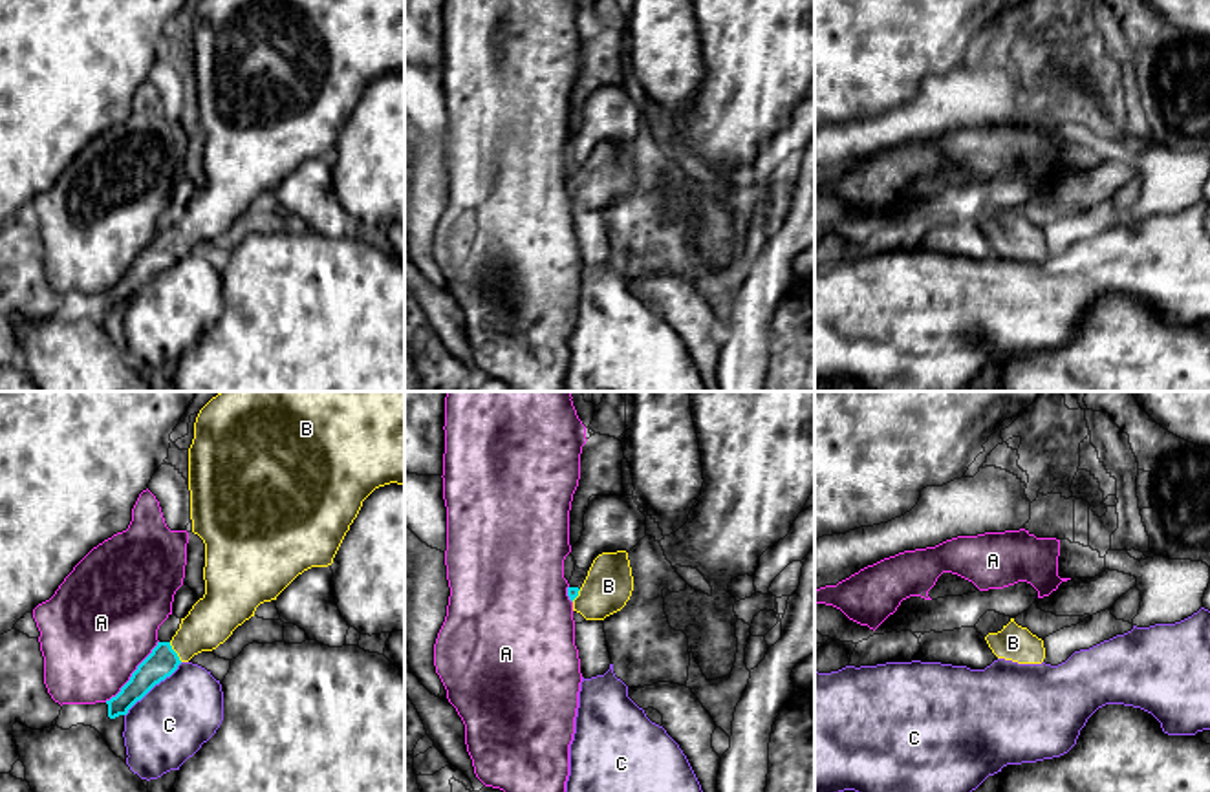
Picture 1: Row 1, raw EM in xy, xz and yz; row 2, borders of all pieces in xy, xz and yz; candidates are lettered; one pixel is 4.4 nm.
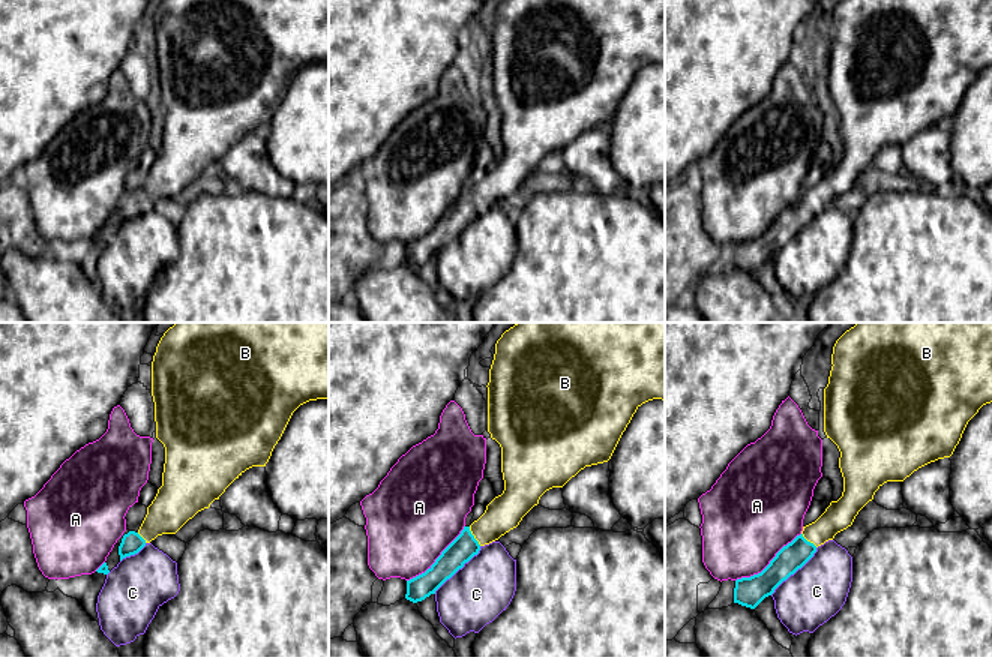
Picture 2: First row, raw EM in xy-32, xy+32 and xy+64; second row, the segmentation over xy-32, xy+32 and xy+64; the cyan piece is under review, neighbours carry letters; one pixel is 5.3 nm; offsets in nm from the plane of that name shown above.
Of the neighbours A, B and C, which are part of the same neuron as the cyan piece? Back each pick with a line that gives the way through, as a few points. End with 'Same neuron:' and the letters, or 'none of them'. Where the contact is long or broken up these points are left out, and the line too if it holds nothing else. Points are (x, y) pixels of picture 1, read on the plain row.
B: way xy (163, 251), (174, 242), (213, 209)
Same neuron: B

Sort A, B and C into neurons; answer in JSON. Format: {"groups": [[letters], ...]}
{"groups": [["A"], ["B"], ["C"]]}

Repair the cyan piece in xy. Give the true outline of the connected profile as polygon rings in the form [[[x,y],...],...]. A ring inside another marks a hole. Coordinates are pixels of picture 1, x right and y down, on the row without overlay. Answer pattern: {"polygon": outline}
{"polygon": [[[200,0],[194,13],[194,29],[189,38],[189,80],[192,123],[205,134],[205,185],[181,209],[179,219],[170,232],[157,232],[152,243],[137,256],[121,282],[106,291],[108,307],[126,305],[156,274],[170,267],[181,252],[189,252],[201,241],[212,241],[223,234],[232,221],[254,207],[260,194],[276,190],[276,187],[304,161],[311,157],[328,157],[357,108],[362,91],[379,77],[397,73],[405,75],[405,0]]]}

